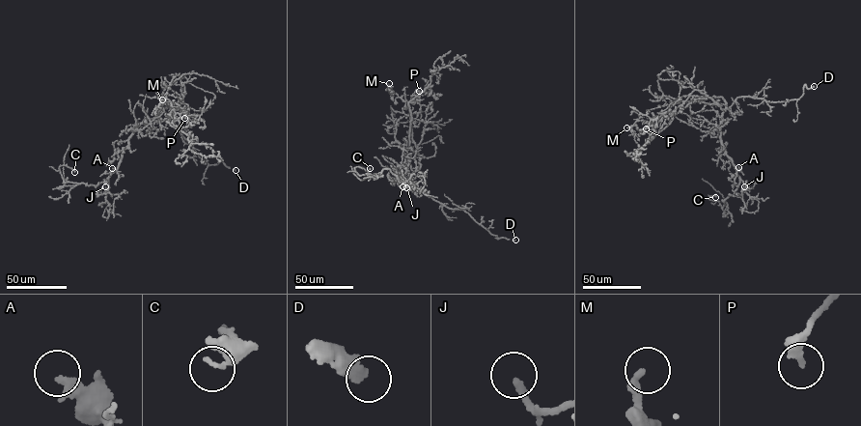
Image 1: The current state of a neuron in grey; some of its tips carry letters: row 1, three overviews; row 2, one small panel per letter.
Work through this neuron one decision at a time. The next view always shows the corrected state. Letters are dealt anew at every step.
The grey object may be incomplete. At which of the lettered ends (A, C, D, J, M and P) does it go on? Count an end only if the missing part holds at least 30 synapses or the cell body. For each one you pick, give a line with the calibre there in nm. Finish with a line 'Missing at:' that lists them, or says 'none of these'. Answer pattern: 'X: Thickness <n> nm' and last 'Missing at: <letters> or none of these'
D: Thickness 340 nm
J: Thickness 240 nm
Missing at: D, J

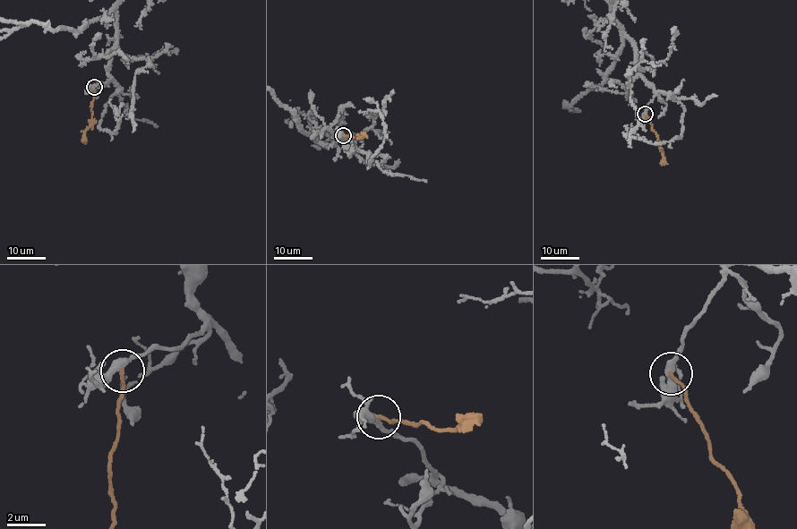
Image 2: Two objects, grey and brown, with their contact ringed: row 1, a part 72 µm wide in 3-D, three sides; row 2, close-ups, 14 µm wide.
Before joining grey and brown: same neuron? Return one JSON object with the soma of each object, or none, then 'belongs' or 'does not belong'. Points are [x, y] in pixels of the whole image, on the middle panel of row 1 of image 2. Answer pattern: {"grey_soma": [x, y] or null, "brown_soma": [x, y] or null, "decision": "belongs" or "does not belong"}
{"grey_soma": null, "brown_soma": null, "decision": "does not belong"}

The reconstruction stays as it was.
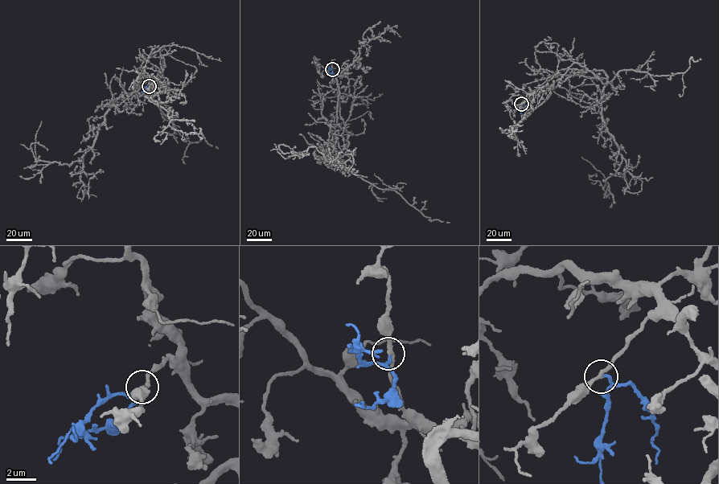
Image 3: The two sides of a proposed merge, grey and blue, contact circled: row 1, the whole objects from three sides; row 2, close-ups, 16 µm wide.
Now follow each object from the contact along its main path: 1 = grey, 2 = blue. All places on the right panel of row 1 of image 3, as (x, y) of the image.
1: (521, 104), (528, 99), (532, 111), (573, 75), (604, 71), (602, 120), (622, 161), (603, 187), (596, 176)
2: (521, 104), (520, 114)

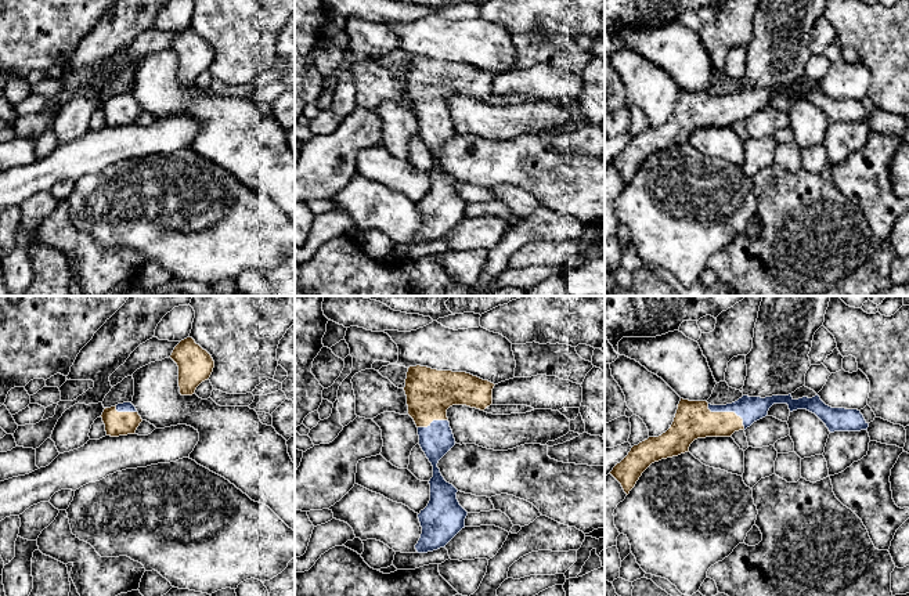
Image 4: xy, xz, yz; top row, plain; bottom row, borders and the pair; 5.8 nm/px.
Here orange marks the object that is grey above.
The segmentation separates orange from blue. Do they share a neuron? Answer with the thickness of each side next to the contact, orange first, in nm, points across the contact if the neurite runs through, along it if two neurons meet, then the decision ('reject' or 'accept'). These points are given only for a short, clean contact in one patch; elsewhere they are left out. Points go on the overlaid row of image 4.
calibres 220 and 150 nm; way yz (693, 419), (721, 419), (728, 412), (750, 410); accept

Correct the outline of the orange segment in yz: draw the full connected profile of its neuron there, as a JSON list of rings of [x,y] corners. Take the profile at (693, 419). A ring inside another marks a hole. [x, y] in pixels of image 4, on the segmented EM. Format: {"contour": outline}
{"contour": [[[791,394],[765,398],[743,395],[726,405],[681,398],[671,427],[659,437],[649,437],[634,445],[609,474],[621,484],[628,495],[652,463],[689,452],[690,444],[697,438],[731,437],[735,431],[746,430],[754,422],[765,418],[773,404],[787,404],[790,412],[807,409],[815,413],[830,433],[861,431],[869,427],[861,411],[832,408],[818,394],[812,398],[798,400],[794,400]]]}

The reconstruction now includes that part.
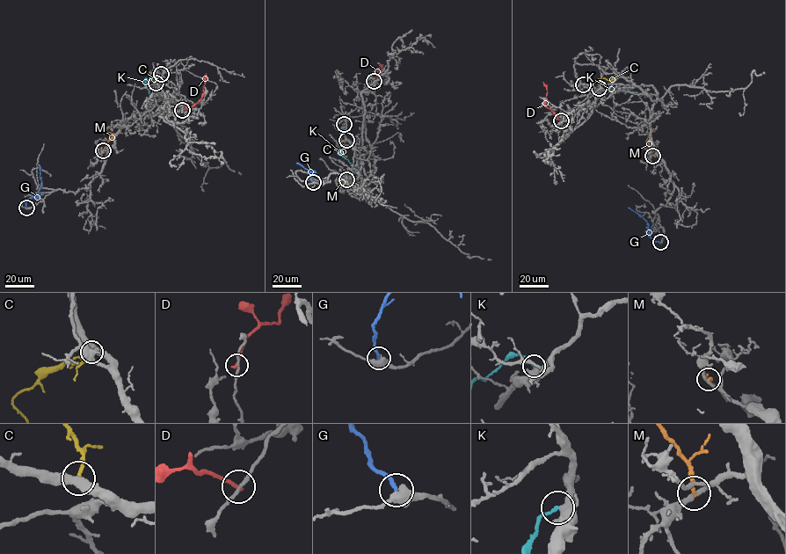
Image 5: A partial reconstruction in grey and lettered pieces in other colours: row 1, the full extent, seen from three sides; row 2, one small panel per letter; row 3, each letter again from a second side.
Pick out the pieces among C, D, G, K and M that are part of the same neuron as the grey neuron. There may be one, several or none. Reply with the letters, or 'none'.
C

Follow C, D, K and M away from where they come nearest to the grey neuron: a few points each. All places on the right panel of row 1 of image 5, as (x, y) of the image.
C: (599, 88), (599, 79), (614, 78)
D: (561, 120), (544, 105), (547, 87), (542, 82)
K: (583, 84), (600, 91), (622, 90), (636, 92), (640, 96)
M: (652, 156), (648, 146), (653, 130)

